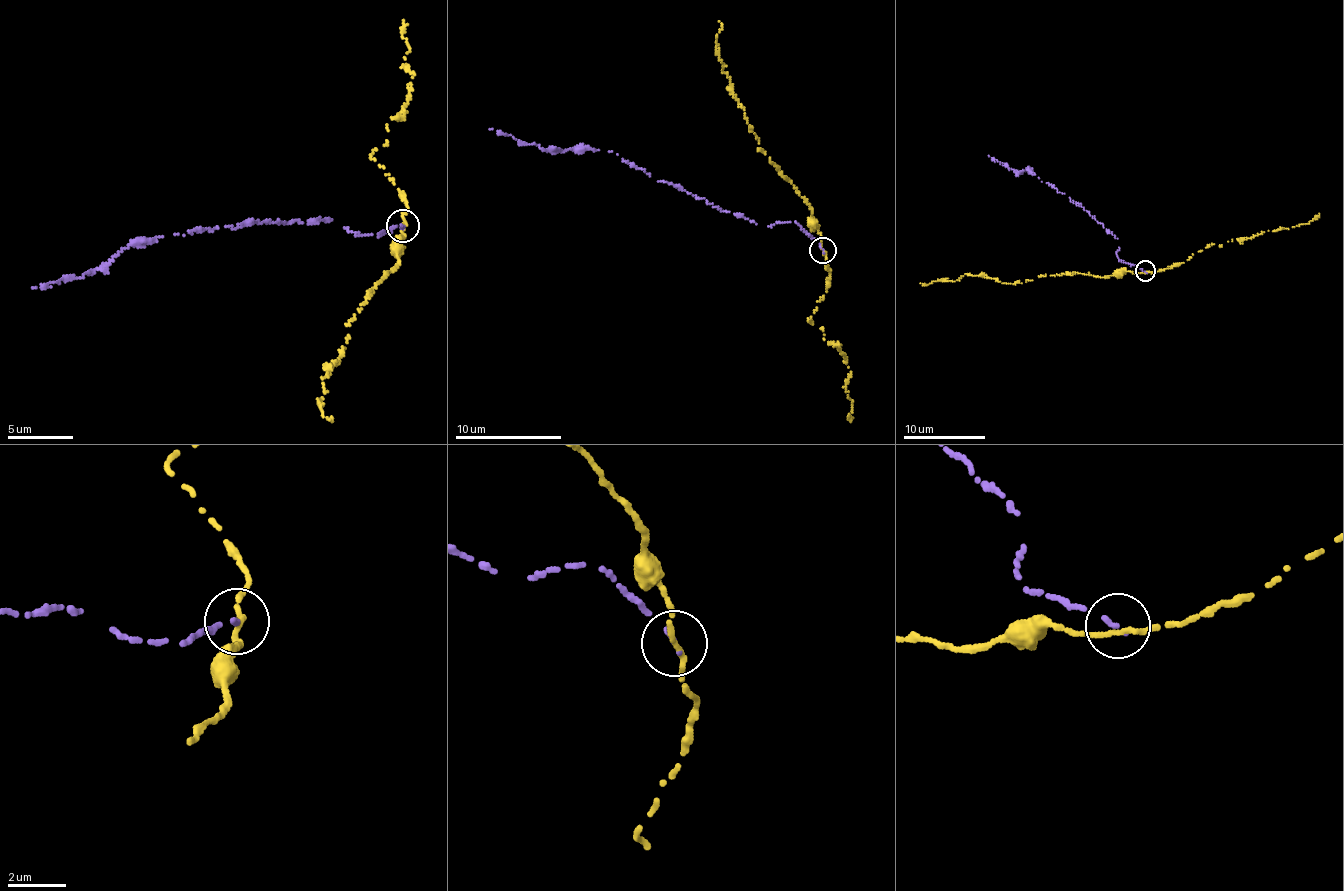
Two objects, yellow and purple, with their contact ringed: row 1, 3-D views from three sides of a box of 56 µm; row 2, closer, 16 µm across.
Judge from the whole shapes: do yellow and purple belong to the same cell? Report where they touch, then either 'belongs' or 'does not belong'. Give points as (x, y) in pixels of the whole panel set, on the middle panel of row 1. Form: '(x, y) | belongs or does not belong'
(822, 250) | does not belong

